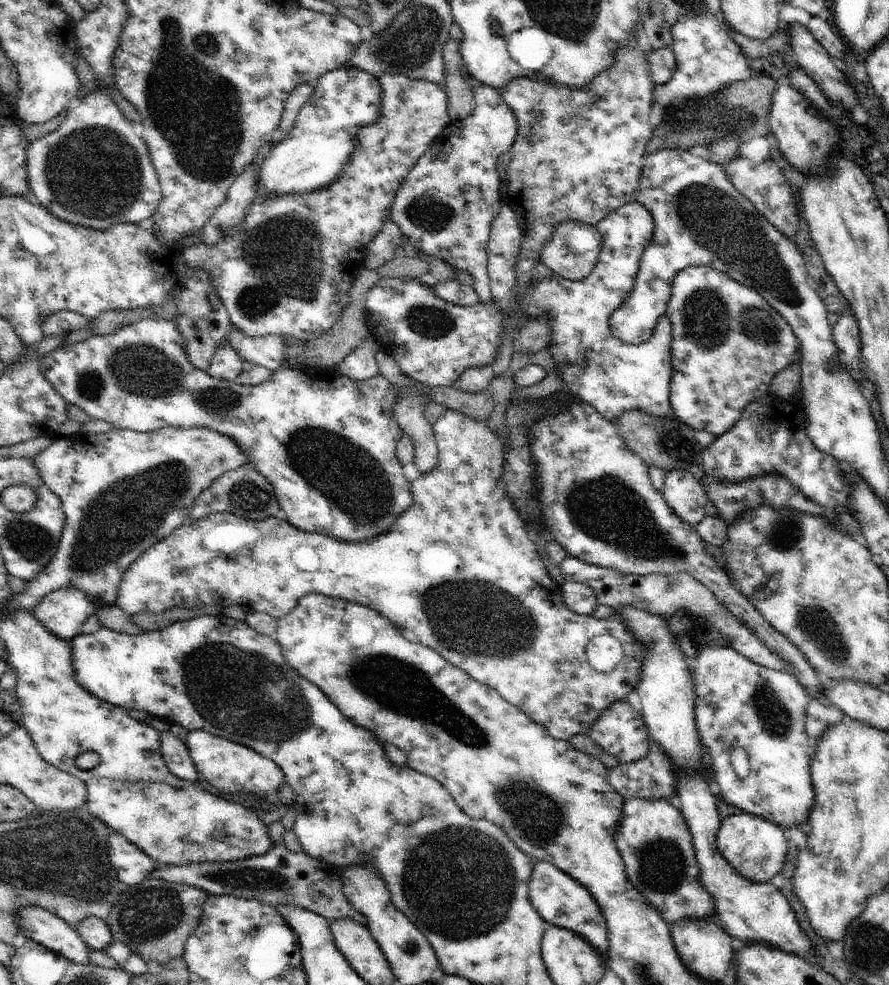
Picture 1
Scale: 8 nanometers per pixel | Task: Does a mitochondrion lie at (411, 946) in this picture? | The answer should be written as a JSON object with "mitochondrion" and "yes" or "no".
{"mitochondrion":"yes"}

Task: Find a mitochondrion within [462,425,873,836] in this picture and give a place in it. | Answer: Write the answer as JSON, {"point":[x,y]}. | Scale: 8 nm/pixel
{"point":[607,507]}

